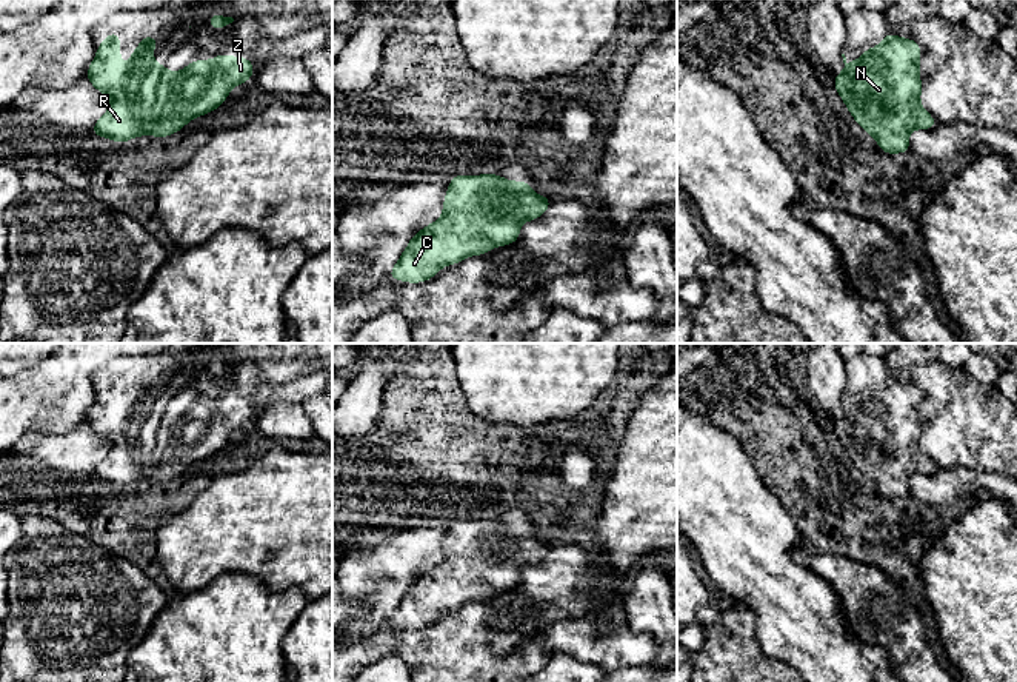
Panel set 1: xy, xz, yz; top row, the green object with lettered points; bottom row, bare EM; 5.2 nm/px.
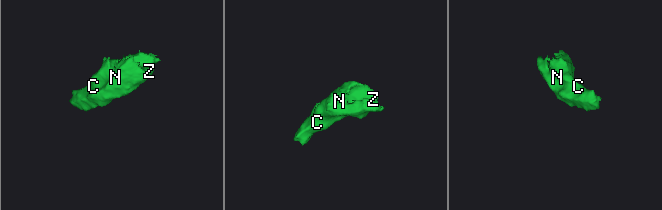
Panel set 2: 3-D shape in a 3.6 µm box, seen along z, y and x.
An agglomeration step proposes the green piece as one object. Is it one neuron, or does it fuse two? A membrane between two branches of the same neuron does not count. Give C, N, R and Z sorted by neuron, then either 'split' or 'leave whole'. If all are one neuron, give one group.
C N R Z; leave whole

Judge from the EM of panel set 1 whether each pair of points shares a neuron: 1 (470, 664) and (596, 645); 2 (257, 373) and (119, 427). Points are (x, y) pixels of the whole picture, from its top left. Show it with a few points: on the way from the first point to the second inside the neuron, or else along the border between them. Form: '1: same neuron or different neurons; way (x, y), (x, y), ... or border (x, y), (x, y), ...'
1: different neurons; border (546, 624), (539, 627), (531, 639), (539, 650)
2: same neuron; way (223, 391), (191, 424), (153, 424)

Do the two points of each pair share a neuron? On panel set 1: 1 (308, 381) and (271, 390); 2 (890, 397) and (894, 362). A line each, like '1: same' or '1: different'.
1: same
2: different

